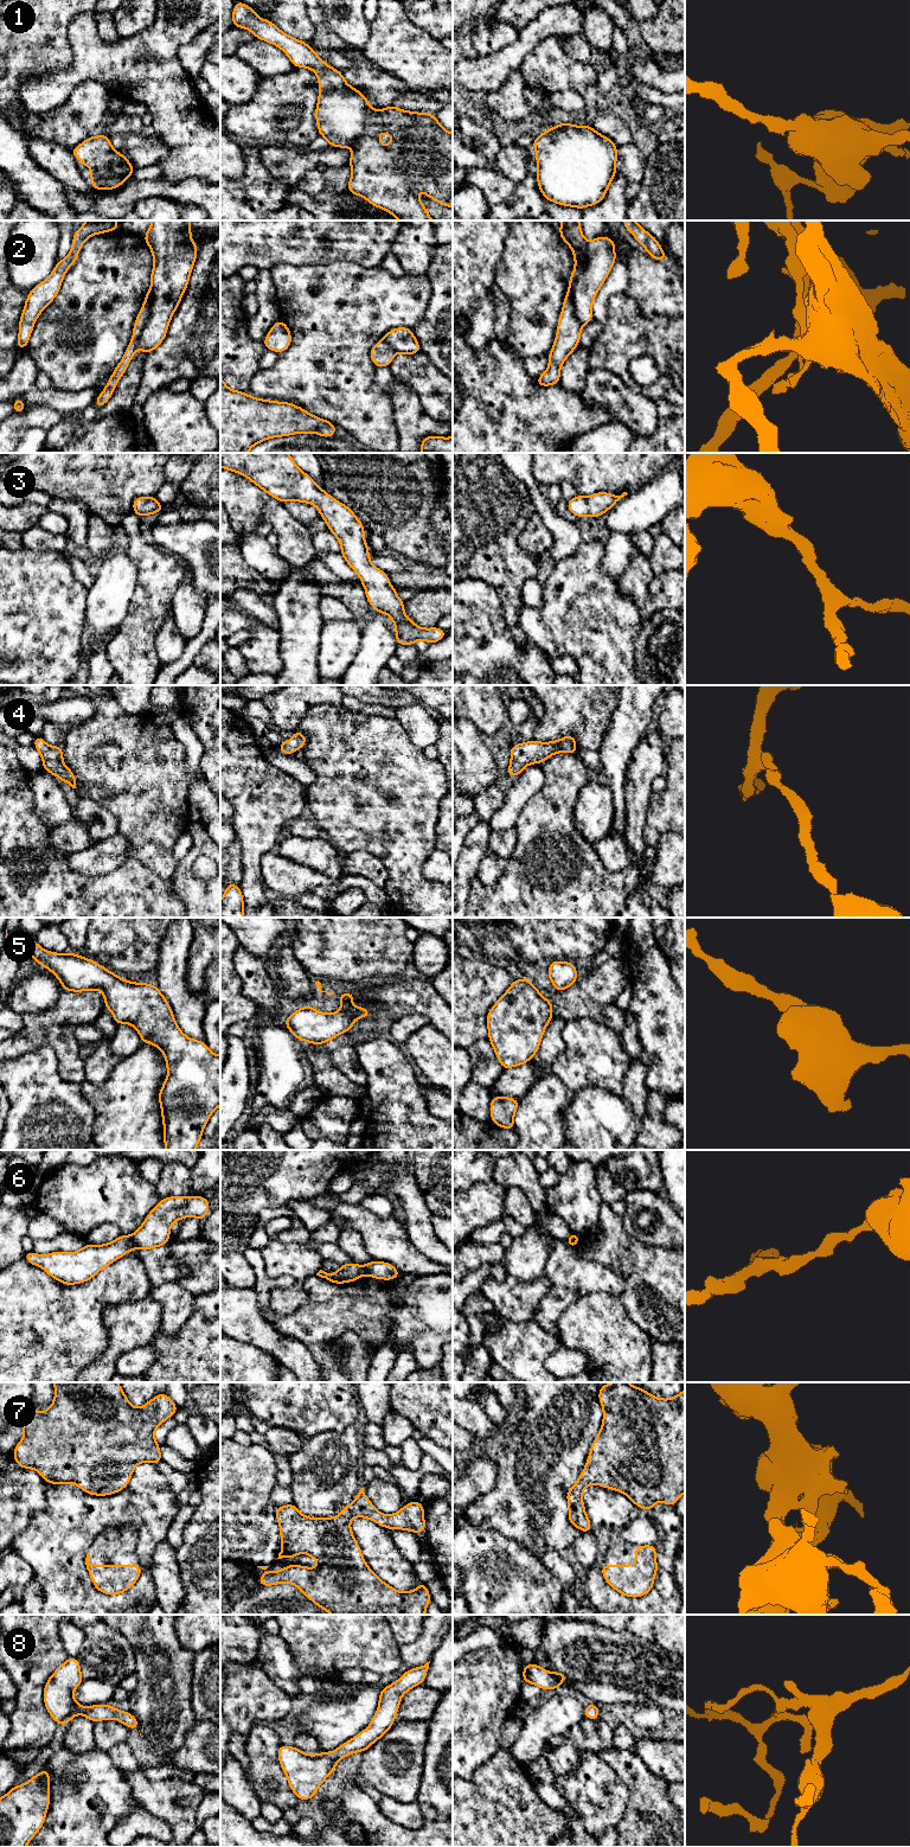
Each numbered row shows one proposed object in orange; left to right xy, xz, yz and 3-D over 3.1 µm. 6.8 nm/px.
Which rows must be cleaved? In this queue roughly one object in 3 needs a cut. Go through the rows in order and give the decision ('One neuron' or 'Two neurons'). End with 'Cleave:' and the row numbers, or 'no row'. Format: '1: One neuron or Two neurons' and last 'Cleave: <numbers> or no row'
1: One neuron
2: One neuron
3: One neuron
4: One neuron
5: One neuron
6: Two neurons
7: One neuron
8: One neuron
Cleave: 6

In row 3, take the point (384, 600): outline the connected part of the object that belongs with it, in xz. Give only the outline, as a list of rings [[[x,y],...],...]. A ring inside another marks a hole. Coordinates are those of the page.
[[[222,453],[220,467],[245,475],[281,503],[300,501],[318,507],[328,530],[341,545],[341,556],[359,575],[369,605],[377,613],[392,619],[397,645],[415,645],[417,640],[434,644],[448,634],[437,626],[419,627],[406,616],[404,601],[389,583],[389,575],[371,563],[363,523],[348,506],[334,499],[301,471],[288,453]]]

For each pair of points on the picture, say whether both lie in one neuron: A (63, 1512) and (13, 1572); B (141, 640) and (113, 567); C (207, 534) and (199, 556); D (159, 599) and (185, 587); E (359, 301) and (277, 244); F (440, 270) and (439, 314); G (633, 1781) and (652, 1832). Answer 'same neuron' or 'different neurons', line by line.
A: different neurons
B: different neurons
C: same neuron
D: different neurons
E: different neurons
F: same neuron
G: same neuron

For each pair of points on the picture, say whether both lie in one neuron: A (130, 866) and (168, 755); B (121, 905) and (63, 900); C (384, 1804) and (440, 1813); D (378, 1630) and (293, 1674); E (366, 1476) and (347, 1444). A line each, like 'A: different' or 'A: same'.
A: different
B: same
C: different
D: different
E: different

